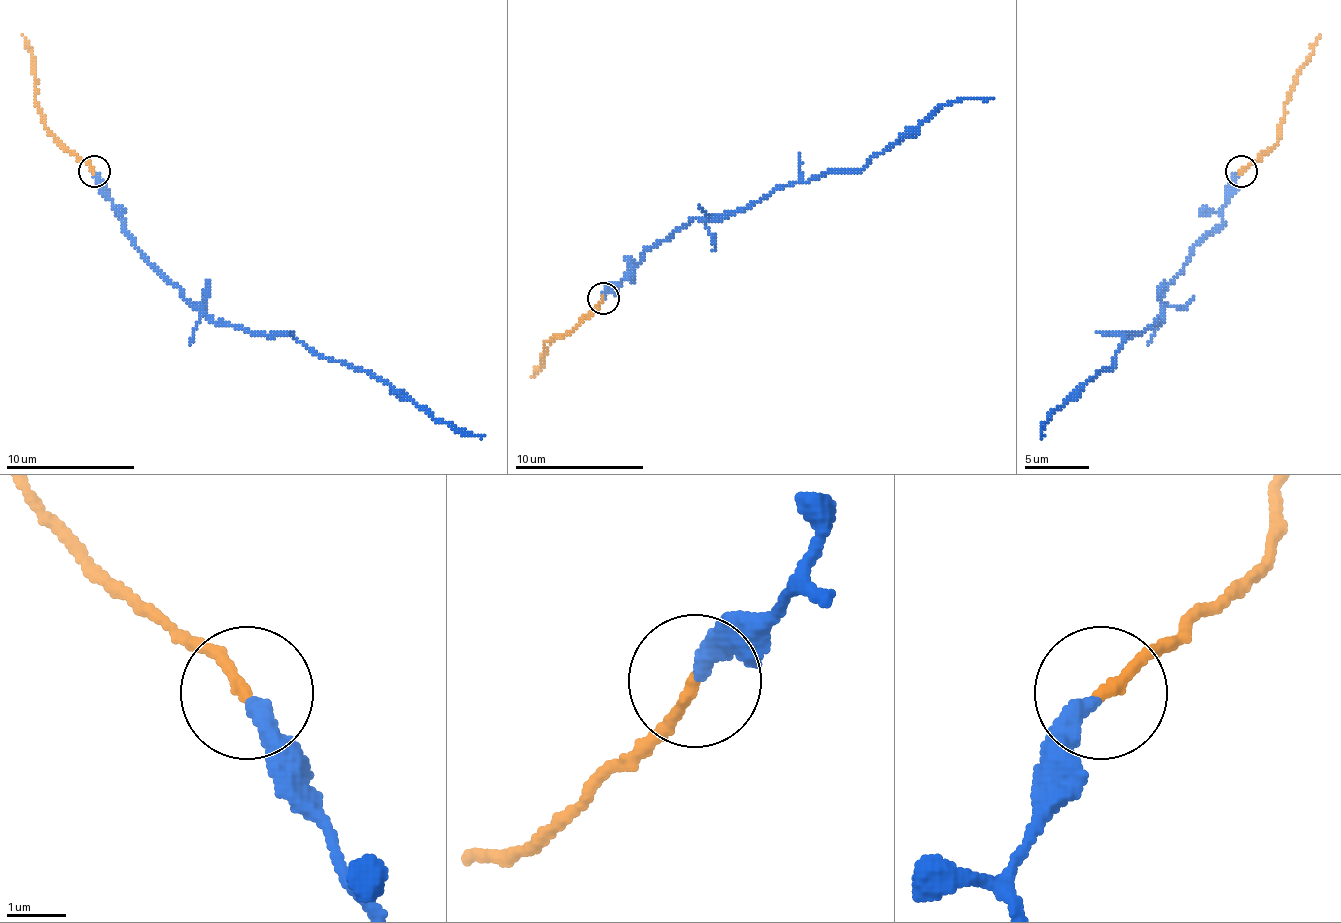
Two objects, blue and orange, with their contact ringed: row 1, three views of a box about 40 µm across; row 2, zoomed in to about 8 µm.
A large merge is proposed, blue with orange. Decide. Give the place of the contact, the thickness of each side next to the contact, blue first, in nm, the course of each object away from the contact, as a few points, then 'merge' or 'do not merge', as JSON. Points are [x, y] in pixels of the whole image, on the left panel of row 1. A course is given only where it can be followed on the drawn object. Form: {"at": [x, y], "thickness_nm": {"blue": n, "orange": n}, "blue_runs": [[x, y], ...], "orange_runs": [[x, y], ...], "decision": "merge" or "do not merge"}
{"at": [94, 171], "thickness_nm": {"blue": 320, "orange": 190}, "blue_runs": [[93, 173], [138, 251], [216, 322], [293, 335], [400, 390], [429, 416], [484, 435]], "orange_runs": [[93, 170], [44, 125], [35, 99], [35, 70], [22, 34]], "decision": "do not merge"}

